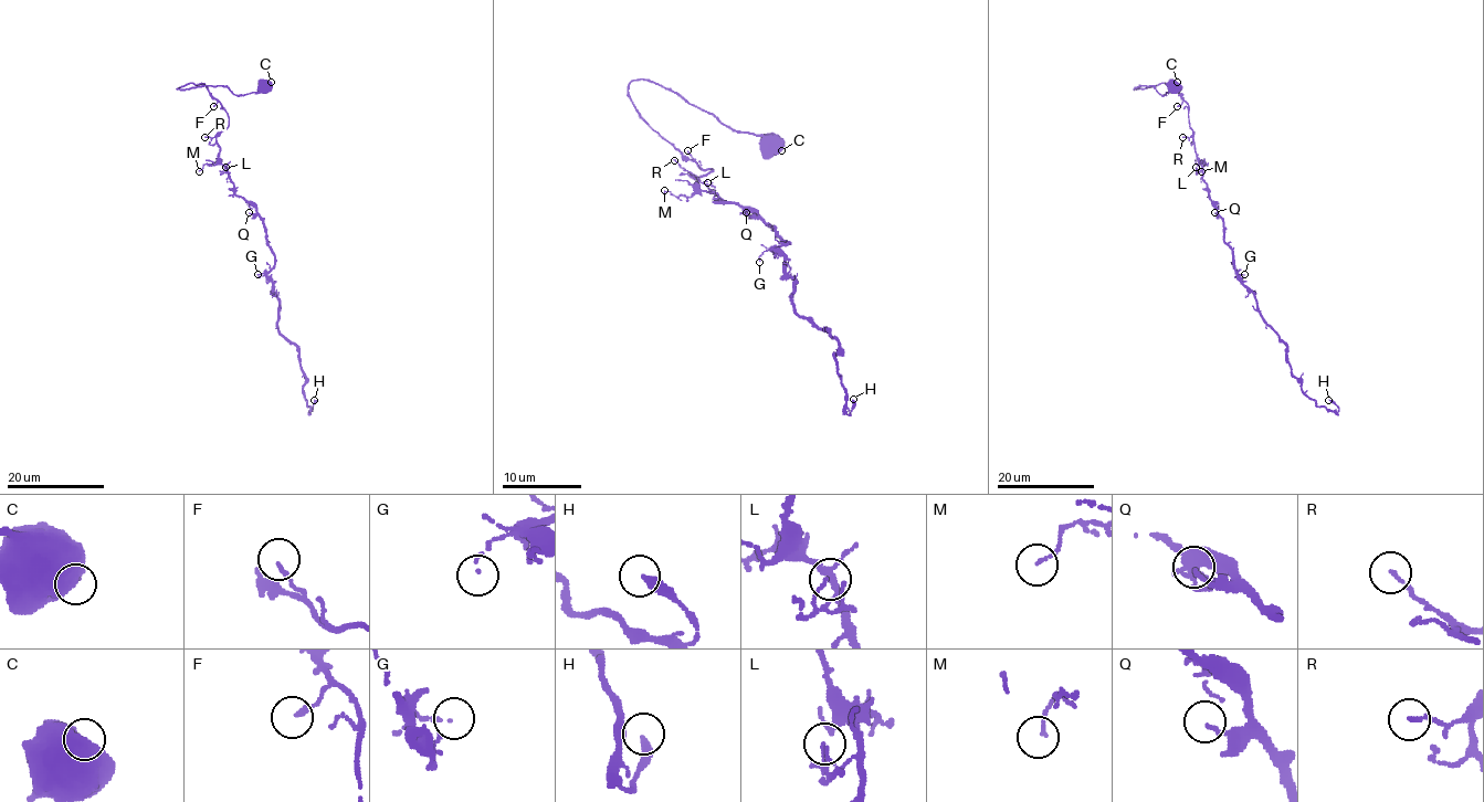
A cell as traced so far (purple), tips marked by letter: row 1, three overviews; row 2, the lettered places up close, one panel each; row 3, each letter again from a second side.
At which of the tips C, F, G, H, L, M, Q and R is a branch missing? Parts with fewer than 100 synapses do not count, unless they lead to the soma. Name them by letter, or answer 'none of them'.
none of them

